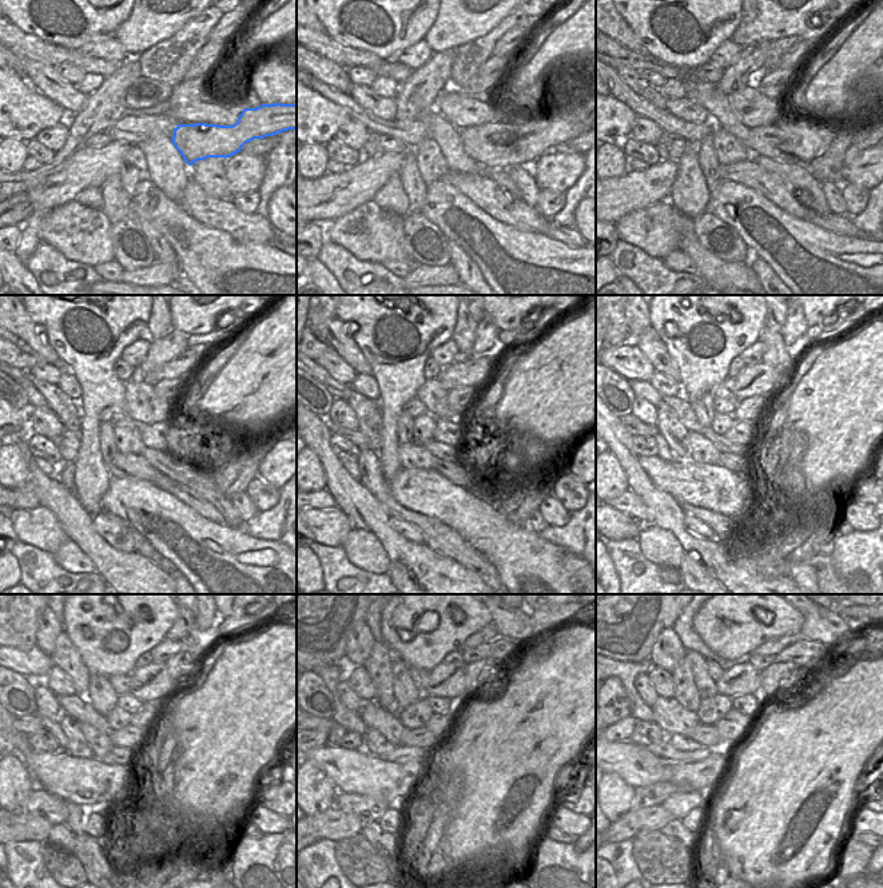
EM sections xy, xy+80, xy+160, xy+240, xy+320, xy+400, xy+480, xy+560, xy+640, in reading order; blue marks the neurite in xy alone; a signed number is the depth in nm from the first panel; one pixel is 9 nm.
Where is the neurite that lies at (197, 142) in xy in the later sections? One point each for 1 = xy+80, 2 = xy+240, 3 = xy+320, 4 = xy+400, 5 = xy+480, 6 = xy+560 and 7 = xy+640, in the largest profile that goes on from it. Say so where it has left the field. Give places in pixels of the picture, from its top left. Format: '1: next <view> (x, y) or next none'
1: next xy+80 (512, 142)
2: next xy+240 (246, 460)
3: next xy+320 (450, 431)
4: next xy+400 (742, 433)
5: next xy+480 (131, 736)
6: next xy+560 (421, 737)
7: next xy+640 (707, 736)

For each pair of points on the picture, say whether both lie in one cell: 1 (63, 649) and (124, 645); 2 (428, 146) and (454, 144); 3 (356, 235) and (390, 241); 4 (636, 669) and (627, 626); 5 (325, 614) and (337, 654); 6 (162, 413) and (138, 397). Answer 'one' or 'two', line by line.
1: two
2: two
3: one
4: two
5: one
6: one

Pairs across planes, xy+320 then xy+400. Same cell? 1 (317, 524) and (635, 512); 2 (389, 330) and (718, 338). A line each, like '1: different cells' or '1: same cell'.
1: different cells
2: same cell

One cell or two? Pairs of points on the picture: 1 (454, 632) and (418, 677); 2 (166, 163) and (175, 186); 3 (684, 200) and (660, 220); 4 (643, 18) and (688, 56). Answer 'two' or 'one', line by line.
1: two
2: one
3: two
4: one

